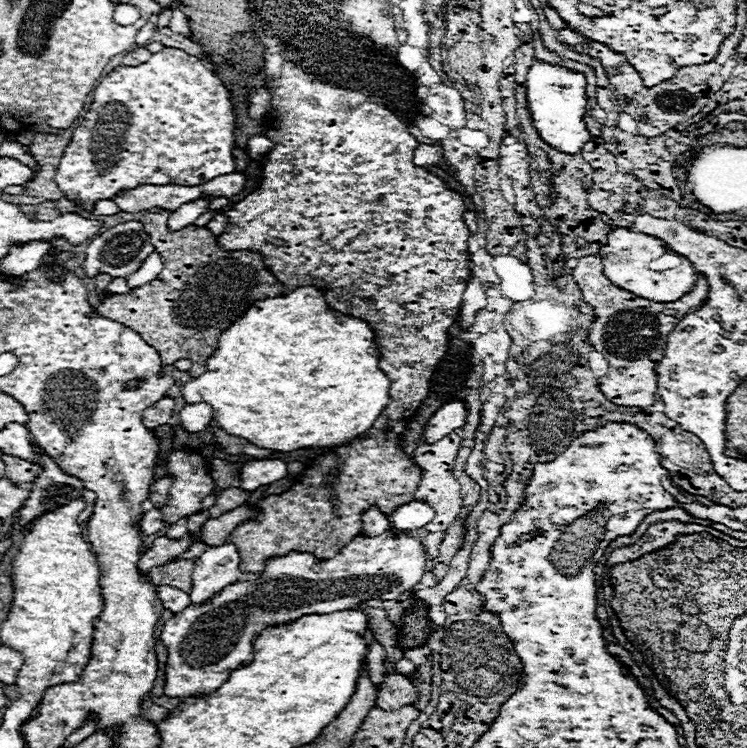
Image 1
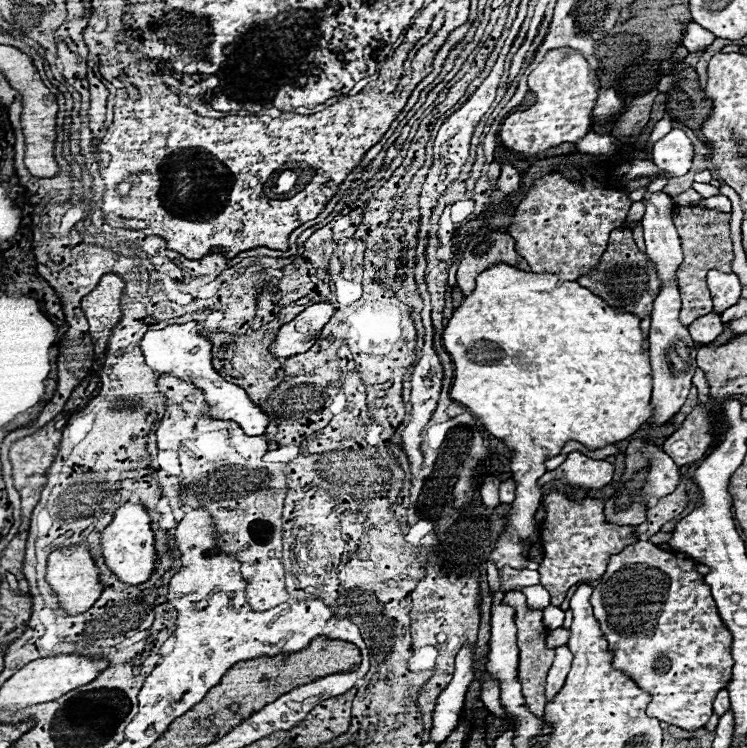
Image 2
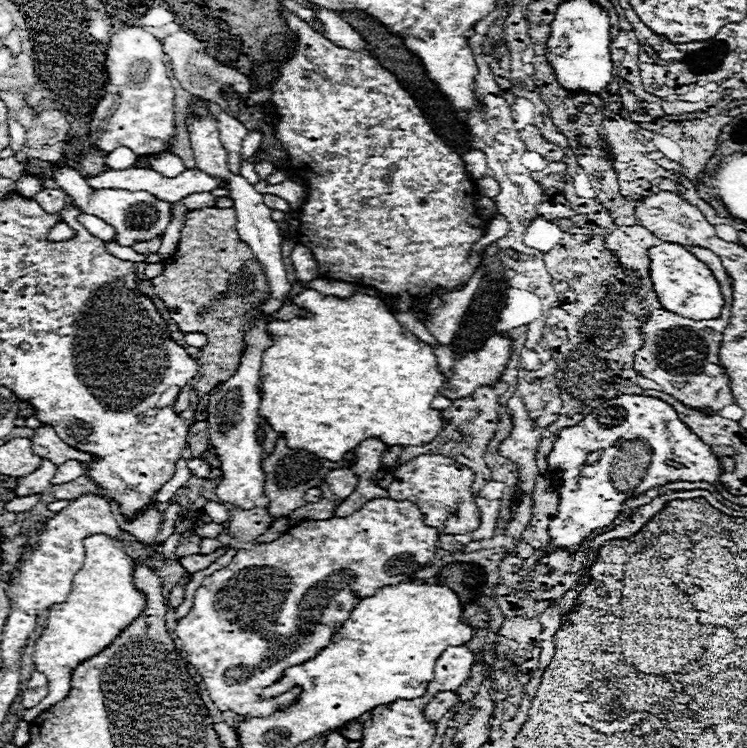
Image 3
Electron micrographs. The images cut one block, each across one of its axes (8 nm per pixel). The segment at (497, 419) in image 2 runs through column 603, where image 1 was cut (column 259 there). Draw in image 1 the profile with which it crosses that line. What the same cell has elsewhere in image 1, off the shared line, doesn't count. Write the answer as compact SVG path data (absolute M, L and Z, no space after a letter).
M302 286L302 288L296 288L294 292L290 292L288 296L276 296L276 298L266 298L266 300L254 302L228 330L224 330L224 334L218 336L218 348L214 350L214 354L206 362L206 374L186 382L182 386L182 398L186 404L200 404L200 402L210 404L212 406L212 420L216 422L218 428L222 428L224 432L228 432L232 436L246 438L250 444L254 444L258 448L268 448L268 450L276 450L276 452L292 452L292 450L300 450L300 448L344 446L352 438L366 432L390 400L390 396L388 396L390 382L384 376L384 372L378 368L378 360L380 360L380 354L378 354L376 344L374 344L374 334L366 322L344 316L336 310L330 310L328 304L324 302L324 296L320 290L316 290L314 286Z

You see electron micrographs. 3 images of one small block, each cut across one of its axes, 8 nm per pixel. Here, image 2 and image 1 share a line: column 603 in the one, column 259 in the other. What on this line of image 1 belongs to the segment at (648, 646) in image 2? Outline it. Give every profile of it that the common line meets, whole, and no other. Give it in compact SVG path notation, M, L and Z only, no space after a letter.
M384 532L380 536L362 536L358 534L338 556L330 560L318 562L312 554L306 552L290 552L282 558L270 558L268 568L264 574L254 576L248 584L248 592L238 592L238 584L228 586L214 598L208 606L188 606L180 614L174 614L162 628L162 644L168 648L168 660L164 666L166 682L164 682L164 696L168 698L186 698L196 692L210 694L210 690L216 690L222 686L230 670L234 670L242 662L250 662L252 658L252 640L258 636L260 630L264 630L270 624L282 624L290 622L294 618L300 618L302 614L328 614L342 608L354 608L366 600L396 600L402 592L410 590L414 584L420 582L424 574L426 564L426 552L424 546L410 536L392 538L390 532Z

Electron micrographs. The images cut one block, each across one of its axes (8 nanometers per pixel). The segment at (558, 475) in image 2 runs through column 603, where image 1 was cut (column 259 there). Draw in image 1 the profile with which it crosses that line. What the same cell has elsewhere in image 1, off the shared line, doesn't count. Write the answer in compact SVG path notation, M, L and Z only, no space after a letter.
M246 460L240 464L240 488L254 492L264 484L272 484L288 474L282 460Z

